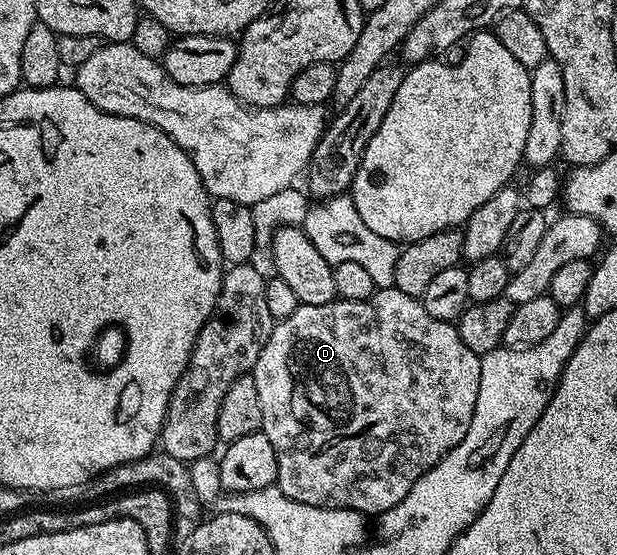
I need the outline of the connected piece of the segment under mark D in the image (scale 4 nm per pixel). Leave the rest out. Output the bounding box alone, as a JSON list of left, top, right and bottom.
[251,288,482,516]

